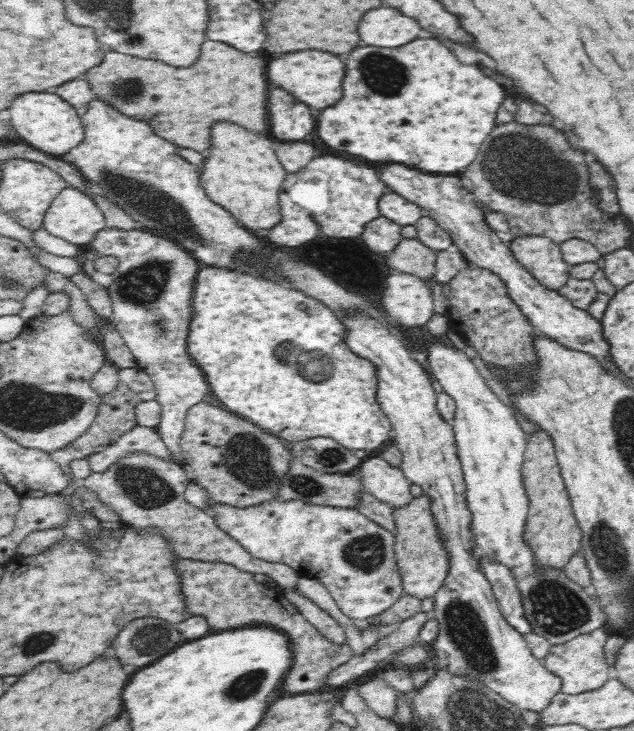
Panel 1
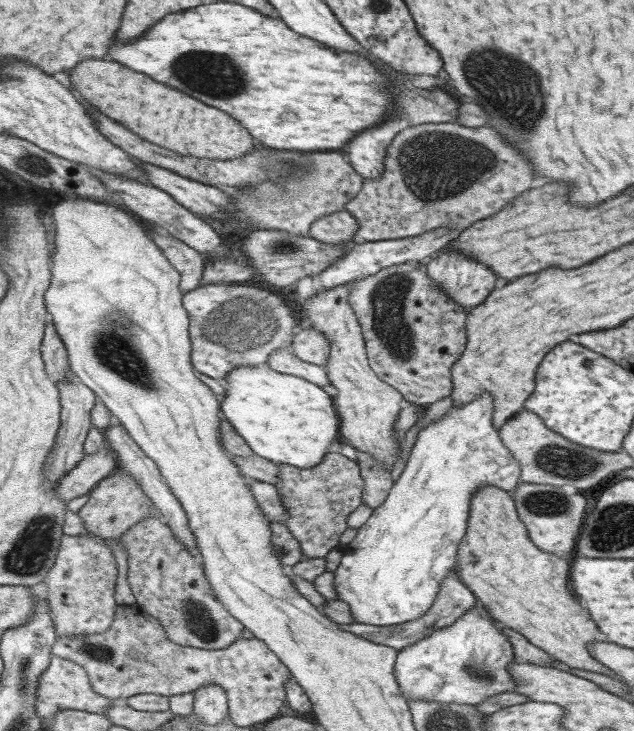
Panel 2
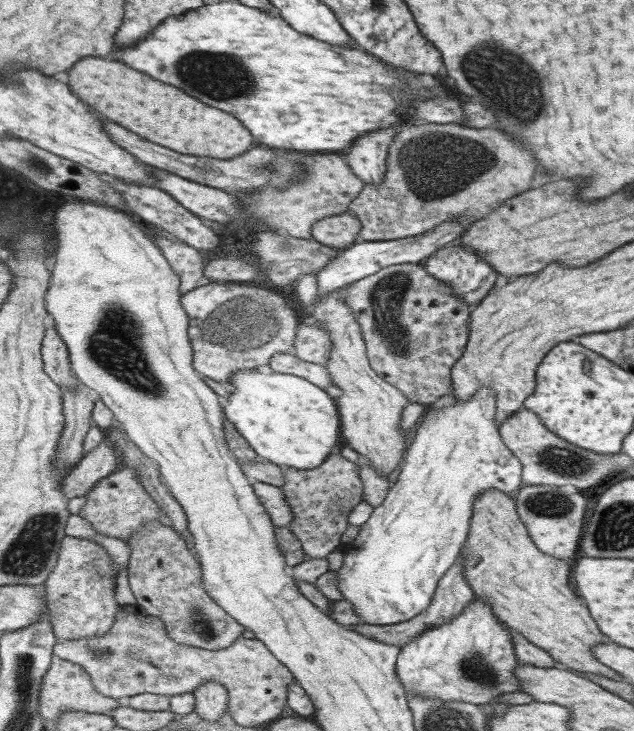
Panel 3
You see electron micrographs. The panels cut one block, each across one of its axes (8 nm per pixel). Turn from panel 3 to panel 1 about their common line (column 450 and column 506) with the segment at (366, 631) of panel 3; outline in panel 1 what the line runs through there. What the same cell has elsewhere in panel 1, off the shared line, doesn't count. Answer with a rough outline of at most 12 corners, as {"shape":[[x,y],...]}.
{"shape":[[482,564],[504,620],[522,636],[532,634],[514,578],[502,566]]}

